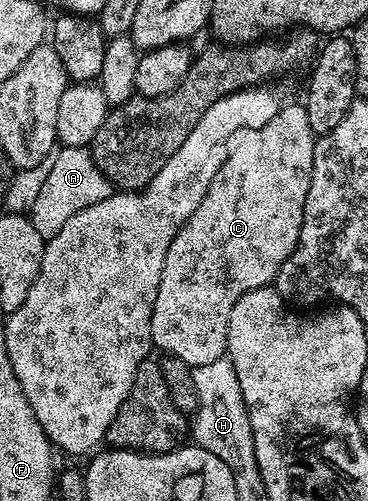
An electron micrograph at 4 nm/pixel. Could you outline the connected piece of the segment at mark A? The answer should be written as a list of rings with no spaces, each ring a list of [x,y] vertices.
[[[63,146],[50,174],[41,185],[39,196],[30,209],[29,218],[41,237],[49,240],[58,233],[63,224],[67,223],[71,215],[77,214],[84,207],[102,202],[103,199],[109,198],[112,192],[112,182],[103,176],[88,148]]]

